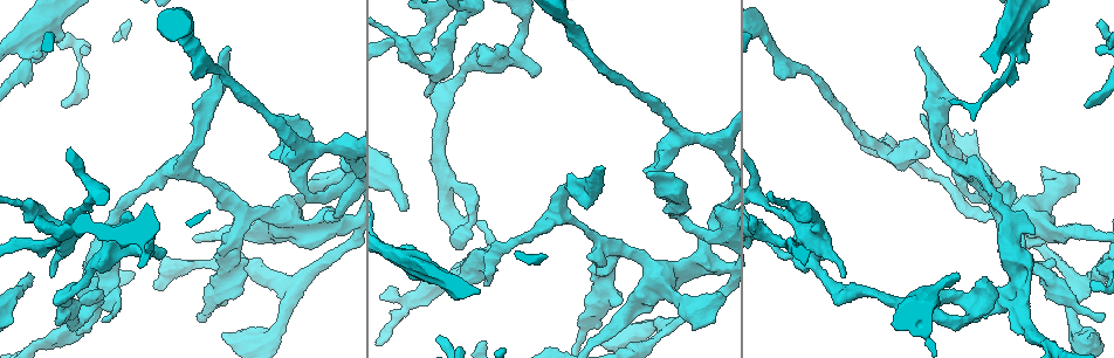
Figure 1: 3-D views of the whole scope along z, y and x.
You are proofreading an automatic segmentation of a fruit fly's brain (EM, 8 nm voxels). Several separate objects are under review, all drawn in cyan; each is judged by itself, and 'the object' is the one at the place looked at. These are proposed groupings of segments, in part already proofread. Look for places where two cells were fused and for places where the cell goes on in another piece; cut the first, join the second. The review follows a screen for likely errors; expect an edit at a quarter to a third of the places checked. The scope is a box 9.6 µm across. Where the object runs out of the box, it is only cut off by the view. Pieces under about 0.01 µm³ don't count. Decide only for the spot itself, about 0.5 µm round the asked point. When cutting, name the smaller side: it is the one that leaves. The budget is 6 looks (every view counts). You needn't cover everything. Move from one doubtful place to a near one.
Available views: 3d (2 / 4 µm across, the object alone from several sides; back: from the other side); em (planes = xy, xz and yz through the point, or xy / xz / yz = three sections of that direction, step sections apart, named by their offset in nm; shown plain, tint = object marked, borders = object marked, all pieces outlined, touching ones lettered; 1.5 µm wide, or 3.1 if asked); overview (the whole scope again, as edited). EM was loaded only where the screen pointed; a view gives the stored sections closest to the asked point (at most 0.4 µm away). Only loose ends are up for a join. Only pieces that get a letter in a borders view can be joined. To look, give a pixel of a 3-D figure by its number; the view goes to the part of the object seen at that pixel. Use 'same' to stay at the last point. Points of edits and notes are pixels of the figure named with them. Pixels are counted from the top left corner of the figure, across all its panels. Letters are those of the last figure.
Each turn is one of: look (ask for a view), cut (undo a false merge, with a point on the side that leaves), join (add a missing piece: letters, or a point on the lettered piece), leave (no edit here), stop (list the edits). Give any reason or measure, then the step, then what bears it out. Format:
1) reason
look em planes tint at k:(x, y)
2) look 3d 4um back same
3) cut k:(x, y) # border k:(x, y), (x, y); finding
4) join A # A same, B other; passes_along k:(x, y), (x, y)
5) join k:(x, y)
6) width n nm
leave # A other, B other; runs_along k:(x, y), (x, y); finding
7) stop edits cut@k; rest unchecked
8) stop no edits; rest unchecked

look em yz step 4 tint at 1:(405, 210)

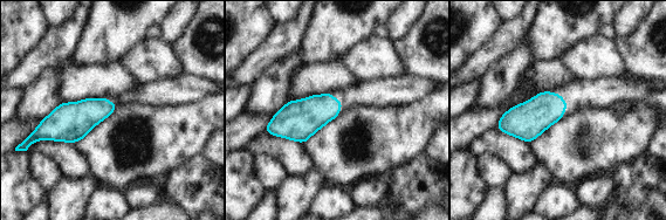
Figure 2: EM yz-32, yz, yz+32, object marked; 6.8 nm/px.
look em planes borders same

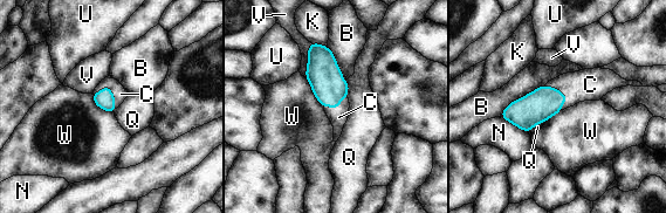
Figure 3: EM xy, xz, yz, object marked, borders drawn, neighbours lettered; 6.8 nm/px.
width 130 nm; longest_contact B 400 nm
join C # B other, C same, K other, N other, Q other, U other, V other, W other; it goes on there

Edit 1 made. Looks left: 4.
an open end
look em xz step 4 borders at 1:(228, 50)

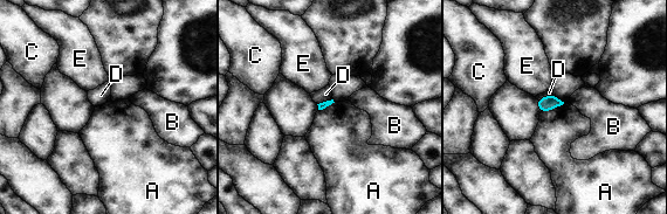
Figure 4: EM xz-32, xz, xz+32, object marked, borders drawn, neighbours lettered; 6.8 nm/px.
cut it another way
look em planes borders same

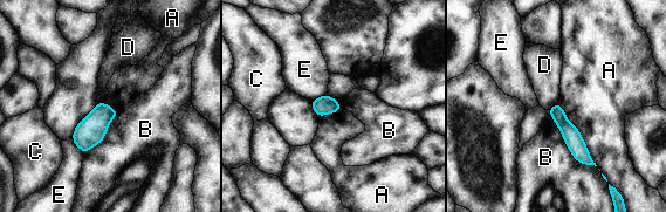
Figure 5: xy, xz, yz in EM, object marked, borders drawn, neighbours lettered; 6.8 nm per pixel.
leave # A other, B other, C other, D other, E other; border 5:(549, 115), (570, 154), (596, 166); none of them fits

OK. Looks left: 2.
narrows sharply
look 3d 4um at 1:(441, 56)

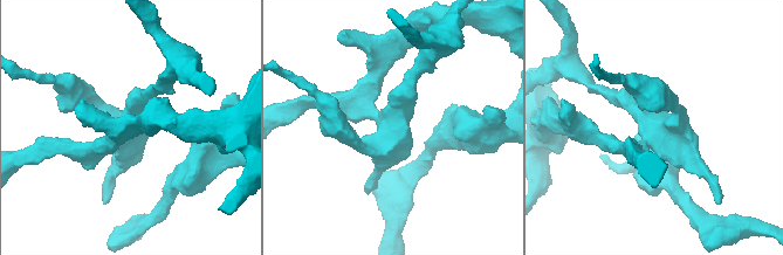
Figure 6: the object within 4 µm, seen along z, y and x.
arms 4
look em planes borders at 6:(389, 130)

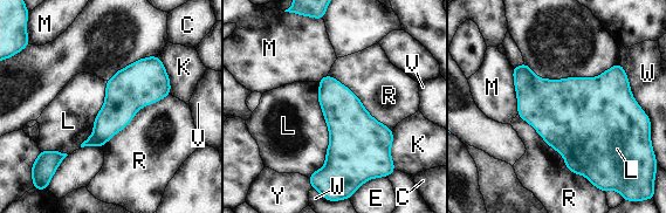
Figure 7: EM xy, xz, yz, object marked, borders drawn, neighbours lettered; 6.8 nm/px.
width 240 nm
cut 7:(91, 141) # C other, E other, K other, L other, M other, R other, V other, W other, Y other; border 7:(93, 134), (97, 144); two cells meet here

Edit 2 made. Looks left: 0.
stop edits join@3, cut@7; rest unchecked

